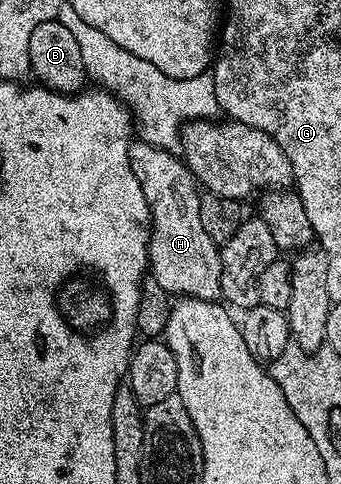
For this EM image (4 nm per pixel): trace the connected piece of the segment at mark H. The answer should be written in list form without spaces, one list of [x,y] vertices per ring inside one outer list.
[[[141,142],[131,143],[130,169],[132,174],[136,174],[136,182],[140,182],[140,190],[144,190],[144,198],[148,202],[150,211],[149,275],[154,276],[156,282],[171,297],[217,301],[222,295],[220,290],[222,254],[219,245],[214,244],[212,238],[208,238],[208,234],[204,234],[204,226],[200,222],[200,185],[198,181],[173,151]]]

